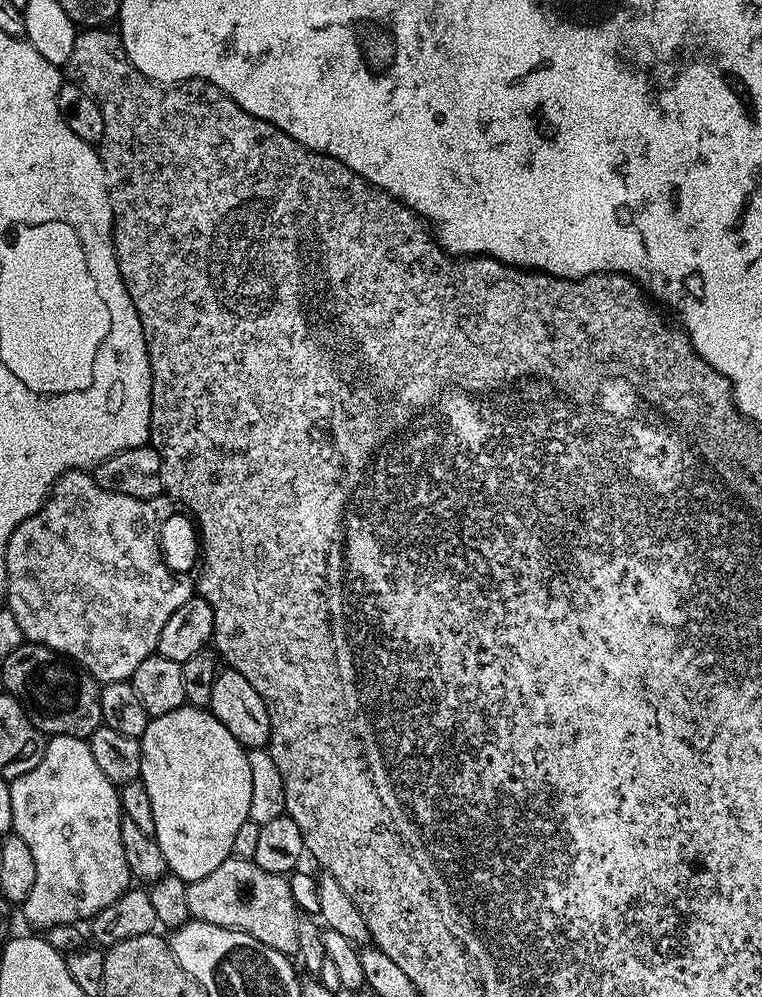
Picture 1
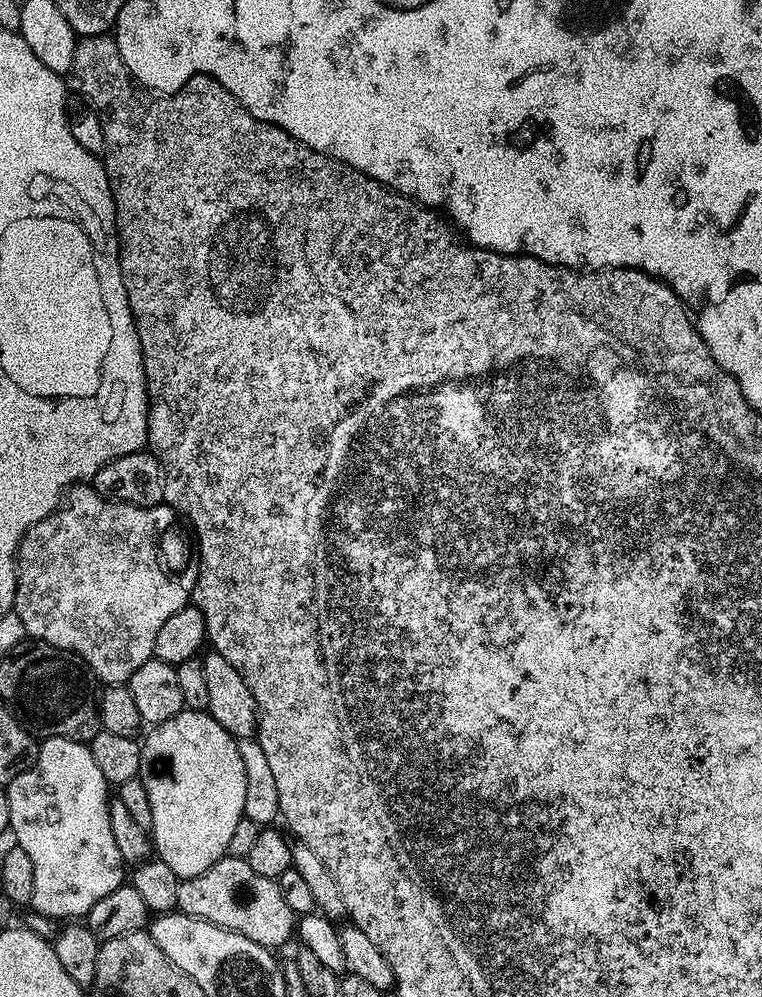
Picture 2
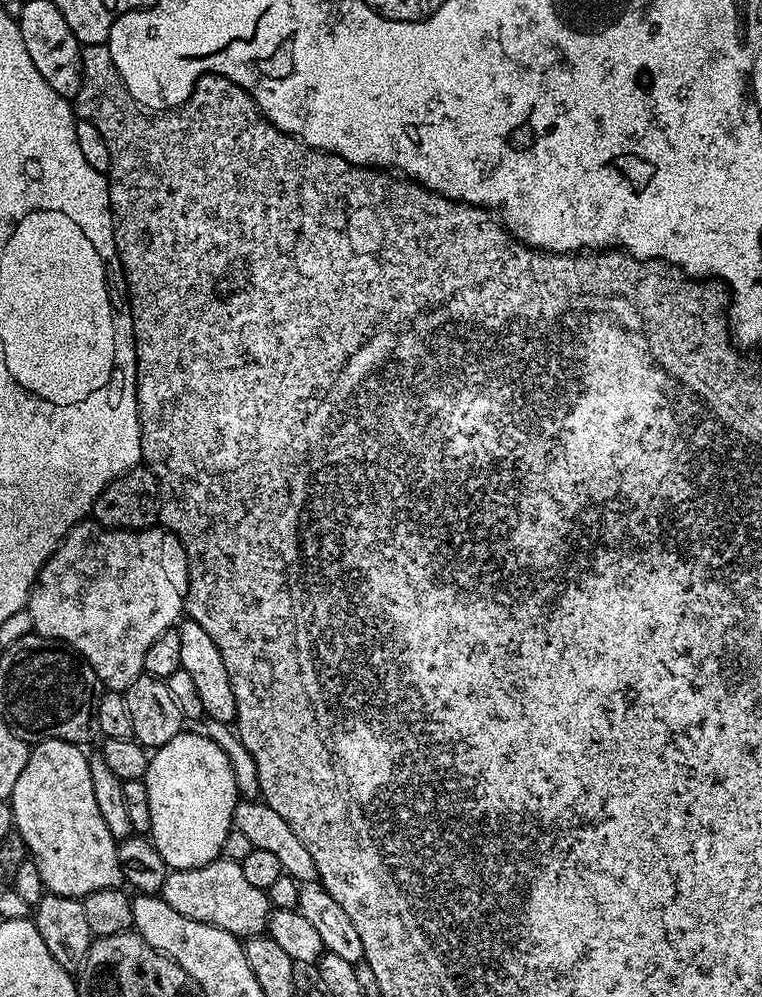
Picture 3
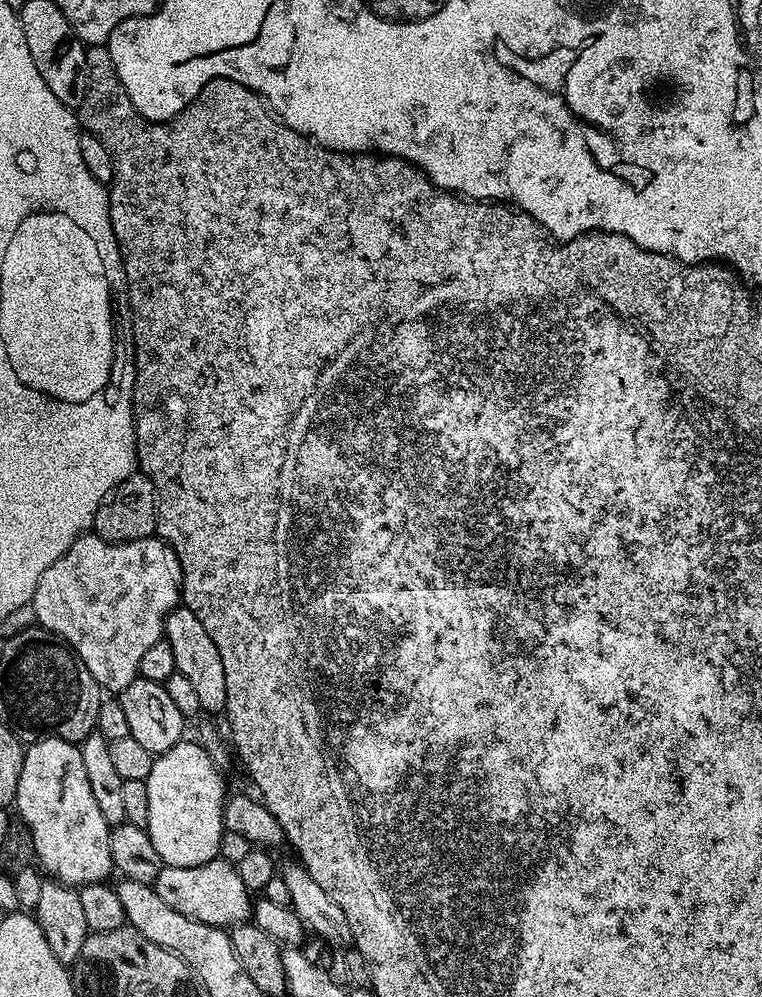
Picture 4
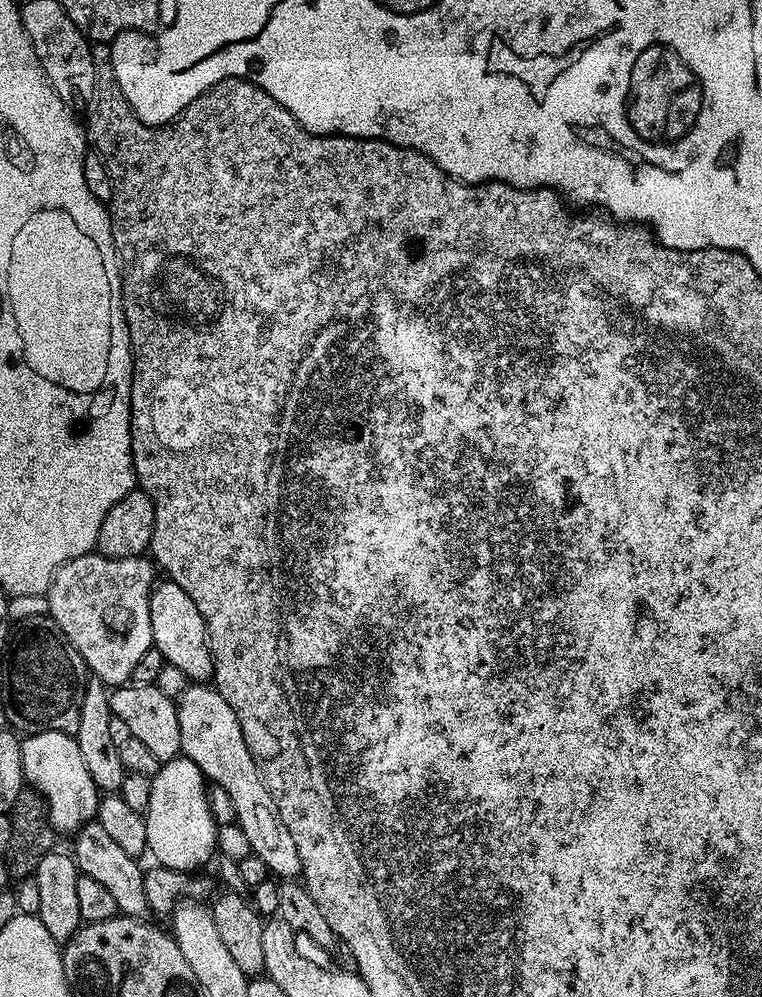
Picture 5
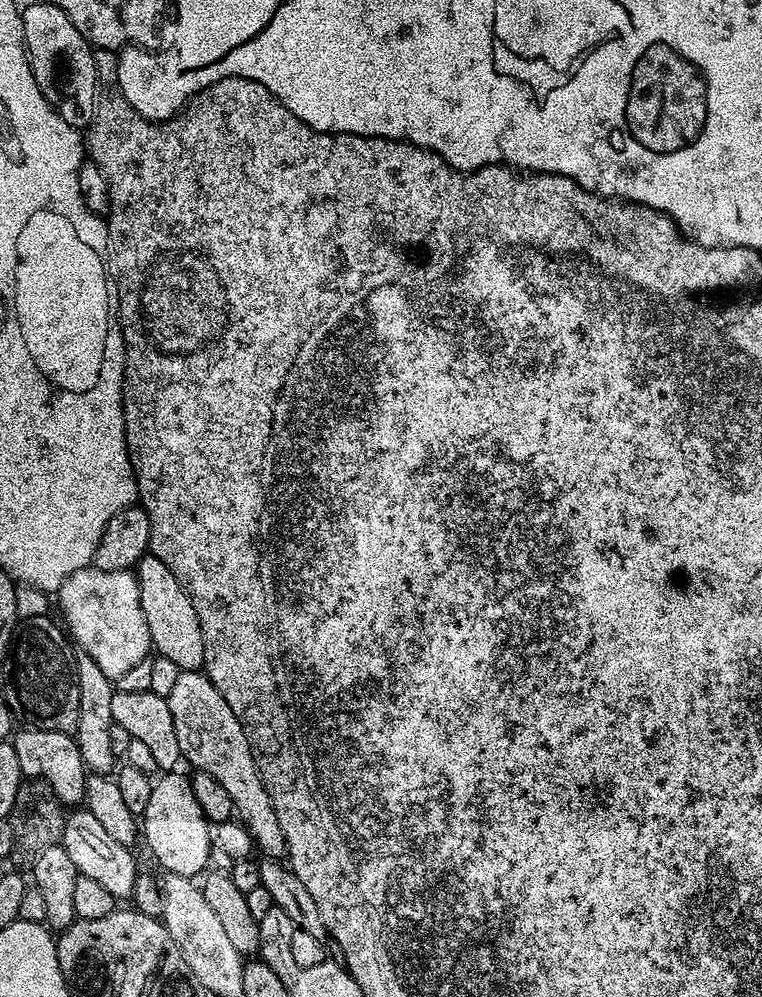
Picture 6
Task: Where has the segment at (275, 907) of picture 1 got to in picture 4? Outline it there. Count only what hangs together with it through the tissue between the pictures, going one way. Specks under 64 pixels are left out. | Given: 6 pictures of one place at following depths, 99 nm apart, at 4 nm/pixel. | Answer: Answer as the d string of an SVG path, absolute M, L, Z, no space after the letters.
M219 858L202 866L161 867L154 887L158 898L162 898L162 902L166 902L170 910L178 910L178 914L186 914L186 918L203 924L213 924L215 928L247 921L254 907L253 897L248 888L242 886L242 878L238 878L236 865Z

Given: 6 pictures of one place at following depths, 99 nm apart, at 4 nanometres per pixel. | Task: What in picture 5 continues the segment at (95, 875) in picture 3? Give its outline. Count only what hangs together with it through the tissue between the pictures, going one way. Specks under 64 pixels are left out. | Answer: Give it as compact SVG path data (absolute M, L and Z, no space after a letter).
M61 732L25 735L22 740L22 766L25 781L31 791L44 800L44 807L48 809L48 823L57 833L76 834L96 820L96 809L100 806L101 797L94 786L94 778L90 778L86 770L86 762L82 759L82 750L78 750L75 736Z

